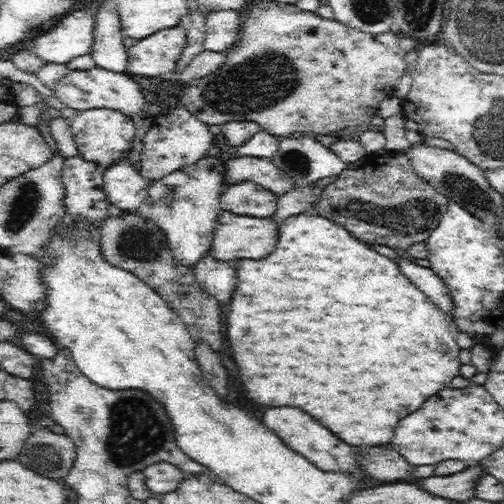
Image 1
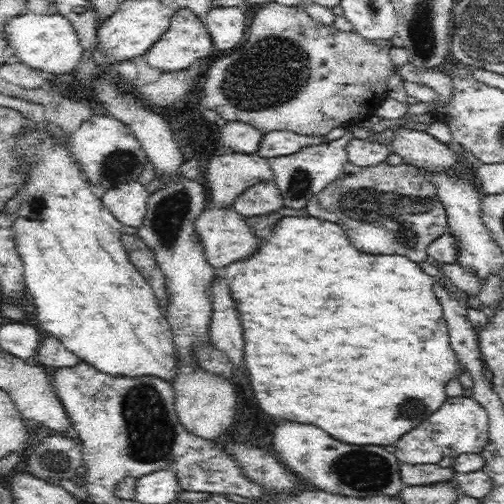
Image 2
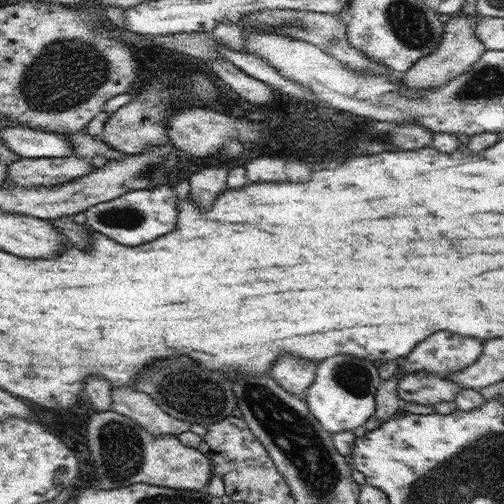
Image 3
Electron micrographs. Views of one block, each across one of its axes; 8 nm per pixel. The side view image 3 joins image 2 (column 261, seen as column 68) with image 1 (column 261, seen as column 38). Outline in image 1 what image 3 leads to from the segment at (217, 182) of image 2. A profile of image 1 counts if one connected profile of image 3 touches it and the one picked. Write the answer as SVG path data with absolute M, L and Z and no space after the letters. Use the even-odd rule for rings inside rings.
M234 156L230 162L226 162L226 184L232 186L240 182L260 184L276 196L282 196L296 186L292 178L280 172L272 160L252 156Z

